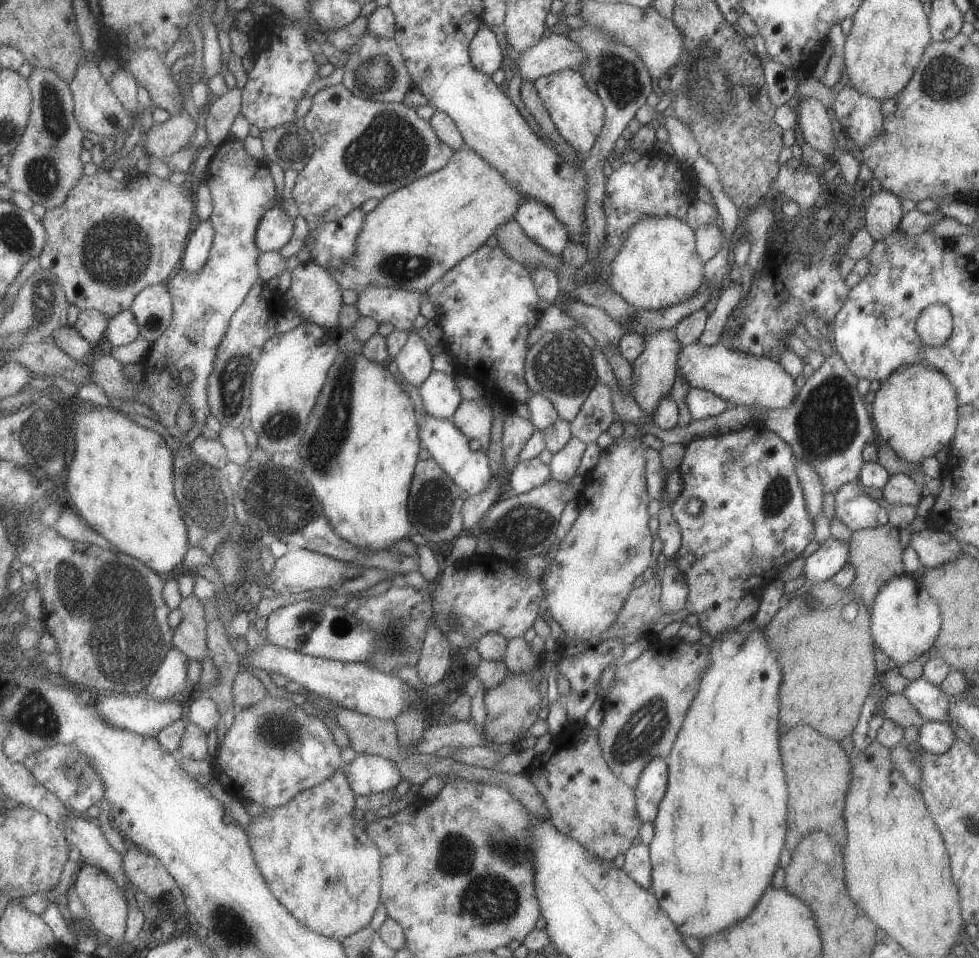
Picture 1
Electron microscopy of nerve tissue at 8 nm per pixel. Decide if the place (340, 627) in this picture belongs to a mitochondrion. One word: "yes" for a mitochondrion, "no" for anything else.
yes

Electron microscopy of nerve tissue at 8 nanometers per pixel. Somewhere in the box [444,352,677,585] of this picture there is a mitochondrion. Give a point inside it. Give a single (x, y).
(527, 526)

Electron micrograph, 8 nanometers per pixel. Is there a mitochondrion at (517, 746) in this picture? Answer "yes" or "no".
no

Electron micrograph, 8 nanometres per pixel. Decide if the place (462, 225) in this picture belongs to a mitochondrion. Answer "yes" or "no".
no

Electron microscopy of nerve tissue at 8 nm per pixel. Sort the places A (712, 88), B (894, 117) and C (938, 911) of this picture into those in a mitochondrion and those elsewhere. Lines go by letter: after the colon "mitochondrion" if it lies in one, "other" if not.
A: mitochondrion
B: other
C: other

